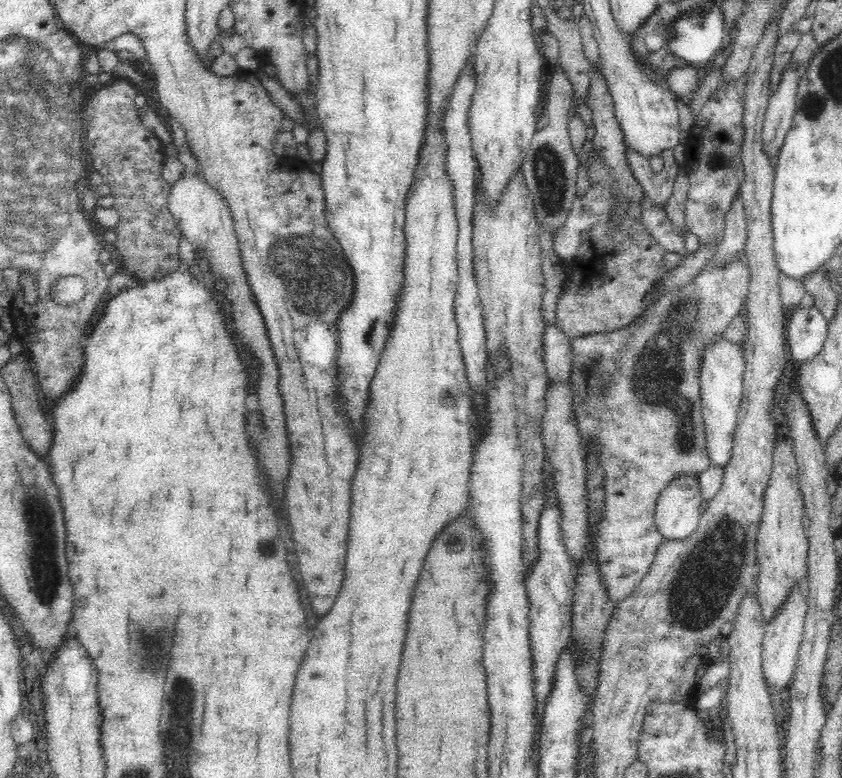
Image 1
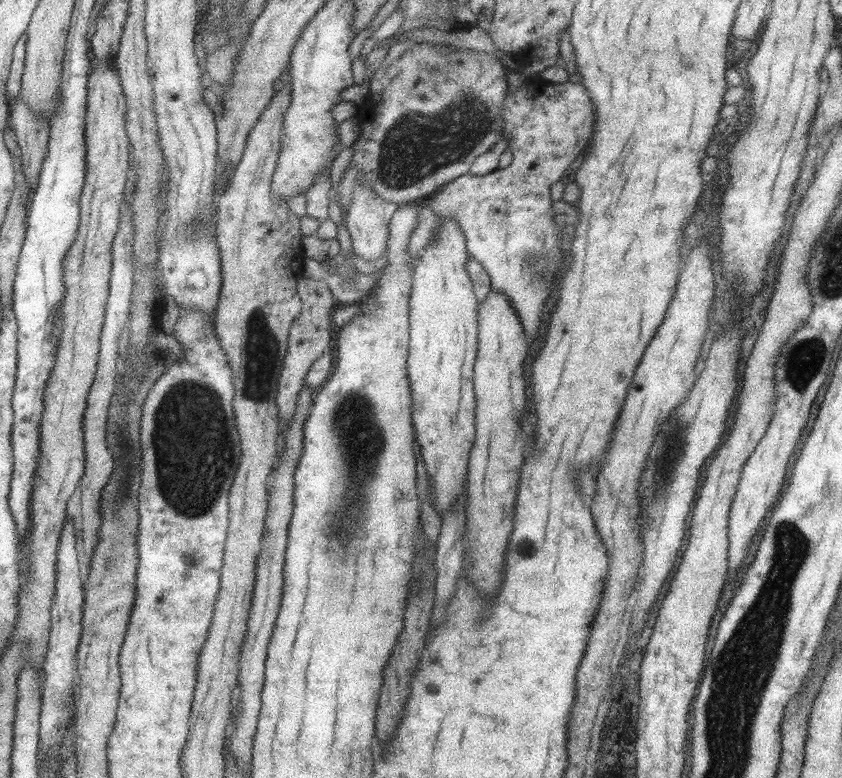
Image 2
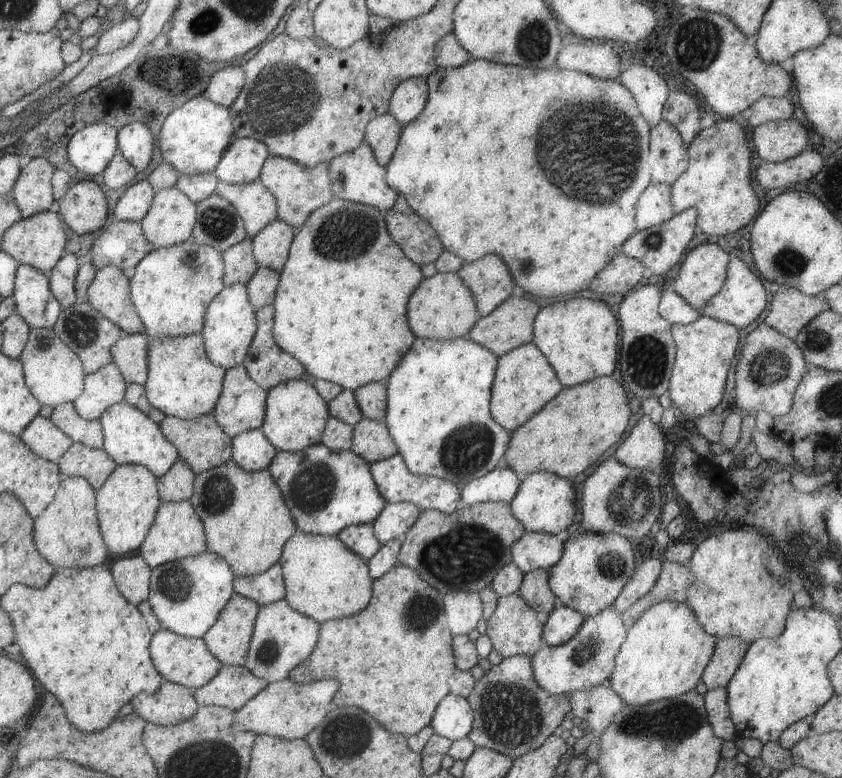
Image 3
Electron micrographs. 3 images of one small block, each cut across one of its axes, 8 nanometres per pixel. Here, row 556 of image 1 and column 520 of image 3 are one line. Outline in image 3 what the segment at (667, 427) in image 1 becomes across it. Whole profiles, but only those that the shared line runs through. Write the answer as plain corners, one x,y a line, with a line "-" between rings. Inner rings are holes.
517,593
499,597
496,600
496,608
493,610
493,614
486,621
485,636
489,638
492,649
502,658
521,654
531,657
544,645
542,623
537,614
523,602

